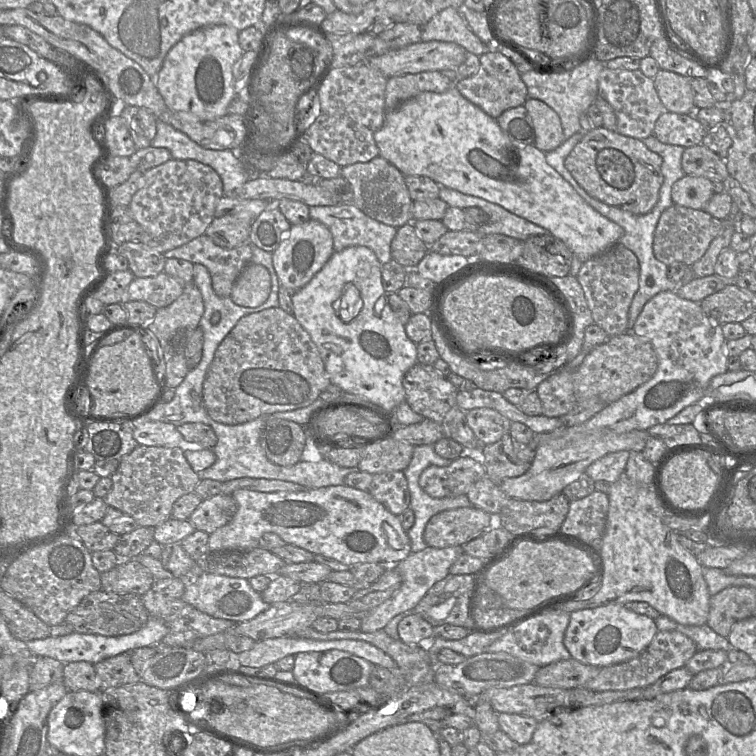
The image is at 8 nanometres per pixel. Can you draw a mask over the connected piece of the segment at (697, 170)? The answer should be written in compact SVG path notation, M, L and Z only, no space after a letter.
M702 144L685 148L681 166L686 175L701 176L711 182L723 182L729 172L725 160Z

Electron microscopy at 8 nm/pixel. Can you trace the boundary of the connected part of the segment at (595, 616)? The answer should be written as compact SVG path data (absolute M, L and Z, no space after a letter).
M607 604L570 613L563 643L573 659L603 668L637 657L648 647L657 632L652 618L629 610L623 604Z

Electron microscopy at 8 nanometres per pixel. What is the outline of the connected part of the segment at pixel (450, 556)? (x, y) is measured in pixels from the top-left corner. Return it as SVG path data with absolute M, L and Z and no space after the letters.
M427 546L422 551L410 553L407 558L396 565L397 570L402 576L400 588L389 599L372 609L362 618L360 631L370 633L382 630L396 615L411 612L436 583L449 575L450 567L463 553L462 546L447 548Z

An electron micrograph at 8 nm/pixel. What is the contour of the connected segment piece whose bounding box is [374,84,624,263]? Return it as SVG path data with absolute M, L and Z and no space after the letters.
M455 84L444 93L423 92L417 96L402 102L393 111L385 114L383 125L374 134L375 143L379 149L379 156L394 165L404 176L425 176L436 182L440 187L457 190L466 195L476 196L488 202L498 204L509 212L522 217L549 231L551 235L561 240L582 263L600 255L610 247L619 243L624 235L623 228L615 222L601 215L592 208L575 189L546 162L545 153L538 150L534 145L521 146L514 144L501 130L494 119L487 115L479 107L471 103L456 89Z

